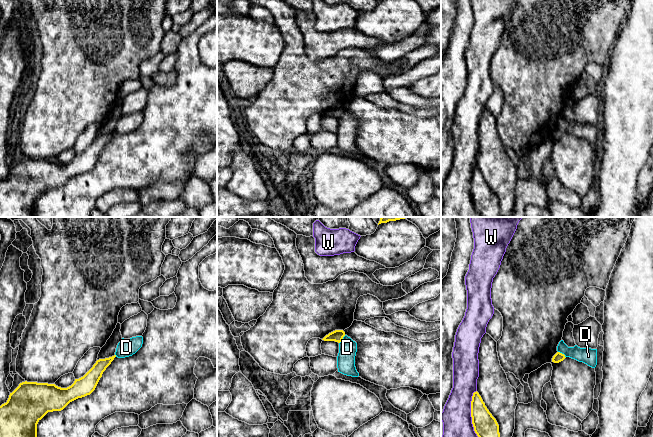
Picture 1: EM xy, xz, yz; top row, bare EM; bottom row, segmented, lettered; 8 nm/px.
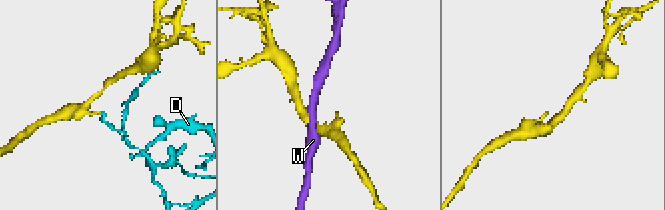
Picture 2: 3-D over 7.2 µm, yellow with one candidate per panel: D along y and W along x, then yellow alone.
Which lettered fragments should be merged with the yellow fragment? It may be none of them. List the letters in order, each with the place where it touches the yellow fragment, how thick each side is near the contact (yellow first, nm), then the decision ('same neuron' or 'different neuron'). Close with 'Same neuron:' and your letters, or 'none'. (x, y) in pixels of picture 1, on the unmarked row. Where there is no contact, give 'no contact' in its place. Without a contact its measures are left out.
D: yz (561, 129) | 80/130 nm | different neuron
W: yz (471, 191) | 190/280 nm | different neuron
Same neuron: none

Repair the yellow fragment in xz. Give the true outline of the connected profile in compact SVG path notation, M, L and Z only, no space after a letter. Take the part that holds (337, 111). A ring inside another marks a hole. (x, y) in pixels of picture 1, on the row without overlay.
M335 106L328 111L326 111L322 116L324 117L335 117L340 119L345 112L345 108L343 106Z

